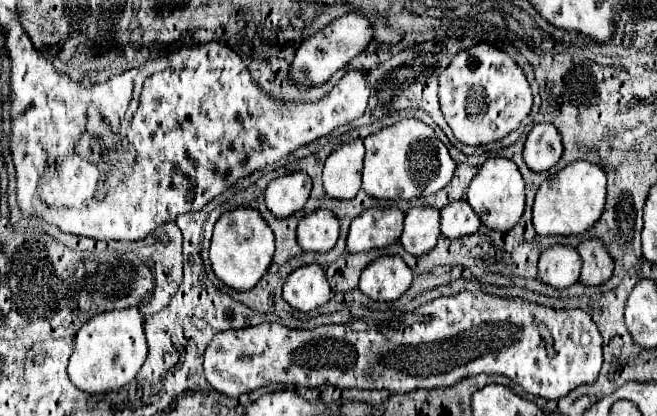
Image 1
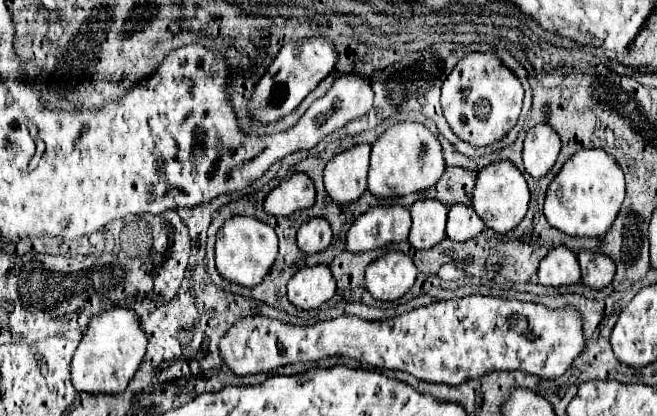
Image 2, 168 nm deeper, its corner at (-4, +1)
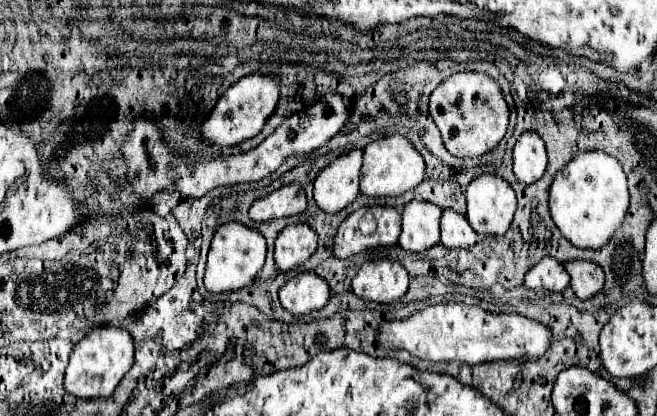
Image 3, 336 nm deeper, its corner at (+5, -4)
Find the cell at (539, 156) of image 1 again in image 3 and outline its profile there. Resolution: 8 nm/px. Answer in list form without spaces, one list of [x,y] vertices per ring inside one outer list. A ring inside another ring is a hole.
[[[522,132],[514,144],[514,174],[524,184],[534,184],[546,170],[546,146],[536,132]]]

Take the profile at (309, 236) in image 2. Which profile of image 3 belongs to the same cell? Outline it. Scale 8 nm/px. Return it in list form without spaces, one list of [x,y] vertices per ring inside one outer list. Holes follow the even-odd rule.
[[[308,224],[286,226],[276,240],[276,266],[280,272],[288,272],[294,266],[304,264],[318,246],[318,236]]]

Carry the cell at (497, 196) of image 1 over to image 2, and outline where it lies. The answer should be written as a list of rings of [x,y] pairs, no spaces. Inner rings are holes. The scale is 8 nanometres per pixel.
[[[497,161],[487,165],[477,173],[477,183],[473,191],[473,209],[483,219],[483,223],[497,231],[507,233],[521,223],[529,207],[529,187],[523,173],[511,161]]]

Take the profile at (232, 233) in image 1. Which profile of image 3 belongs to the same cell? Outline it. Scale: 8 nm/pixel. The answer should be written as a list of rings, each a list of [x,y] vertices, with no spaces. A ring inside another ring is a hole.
[[[238,222],[222,224],[210,244],[208,252],[208,264],[204,274],[204,284],[210,292],[228,292],[228,290],[240,290],[248,284],[252,284],[254,276],[262,270],[266,258],[266,240],[264,236]]]

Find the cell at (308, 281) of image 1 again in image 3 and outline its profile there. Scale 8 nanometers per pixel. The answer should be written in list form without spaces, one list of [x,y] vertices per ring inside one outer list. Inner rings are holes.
[[[302,272],[290,278],[278,292],[280,304],[292,314],[308,314],[326,306],[330,288],[316,272]]]

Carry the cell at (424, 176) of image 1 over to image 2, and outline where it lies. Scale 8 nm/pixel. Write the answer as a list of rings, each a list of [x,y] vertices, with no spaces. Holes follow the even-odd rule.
[[[397,123],[389,127],[375,143],[371,151],[369,167],[369,191],[375,197],[399,197],[433,187],[445,171],[443,153],[437,137],[419,123]]]

